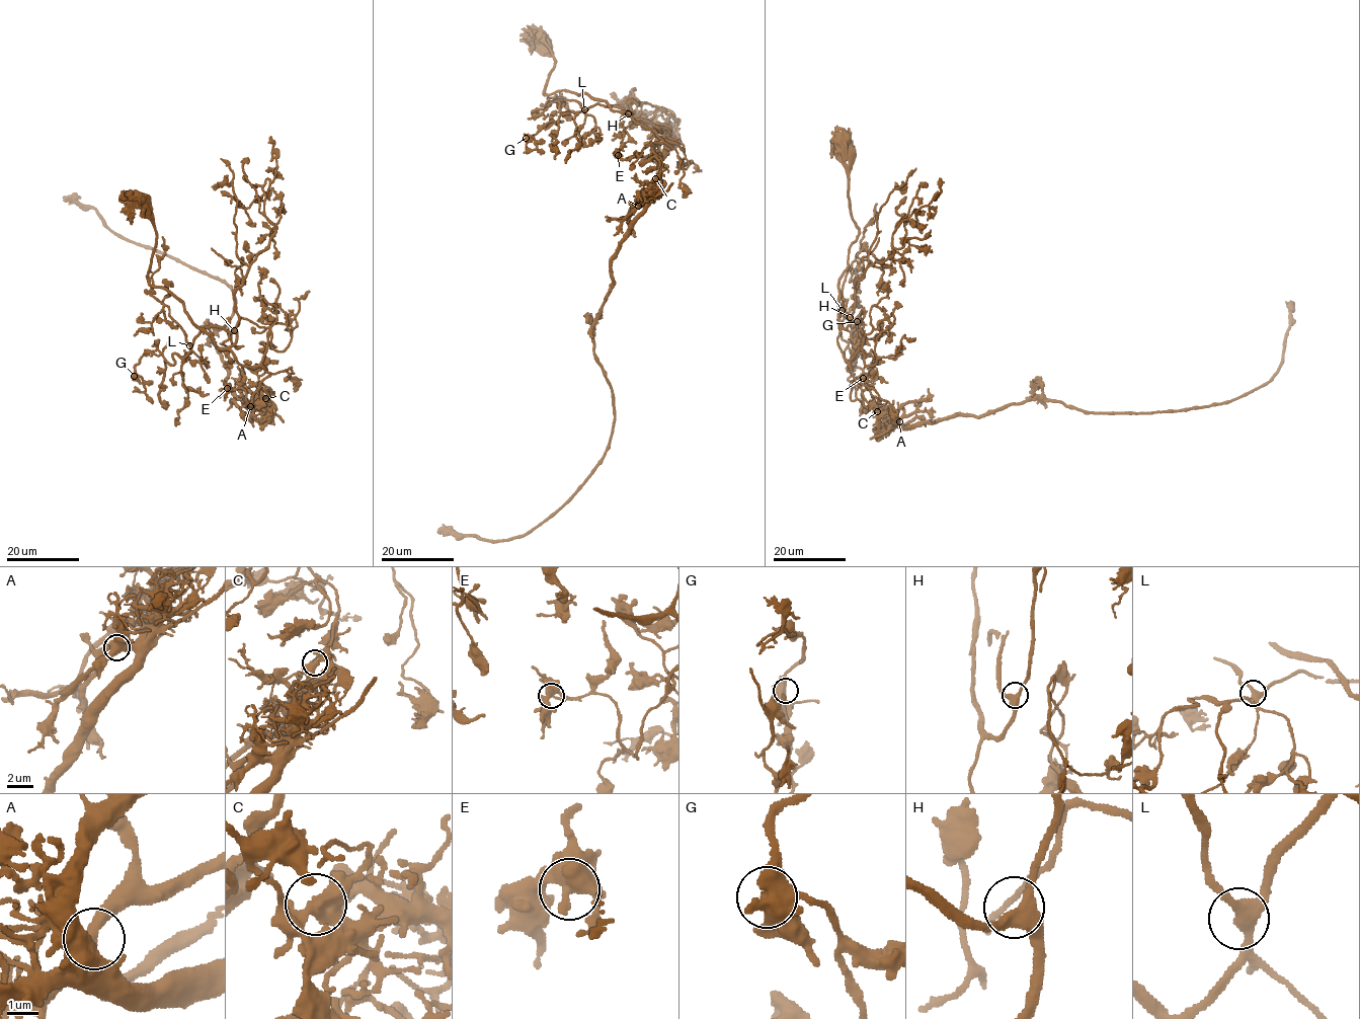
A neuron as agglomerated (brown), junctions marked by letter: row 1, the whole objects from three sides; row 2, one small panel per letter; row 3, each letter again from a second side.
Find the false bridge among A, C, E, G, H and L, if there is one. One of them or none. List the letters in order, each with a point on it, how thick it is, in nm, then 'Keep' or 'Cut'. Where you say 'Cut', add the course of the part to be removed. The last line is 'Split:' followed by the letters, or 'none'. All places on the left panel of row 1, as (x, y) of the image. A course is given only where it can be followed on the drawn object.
A: Place: (250, 406). Thickness 440 nm. Keep
C: Place: (265, 398). Thickness 440 nm. Cut. Course of the part to remove: (265, 398), (253, 408), (236, 395), (210, 337), (232, 314), (232, 287), (117, 235), (94, 209), (63, 196)
E: Place: (227, 388). Thickness 460 nm. Keep
G: Place: (134, 376). Thickness 500 nm. Keep
H: Place: (234, 330). Thickness 400 nm. Keep
L: Place: (189, 345). Thickness 360 nm. Keep
Split: C

